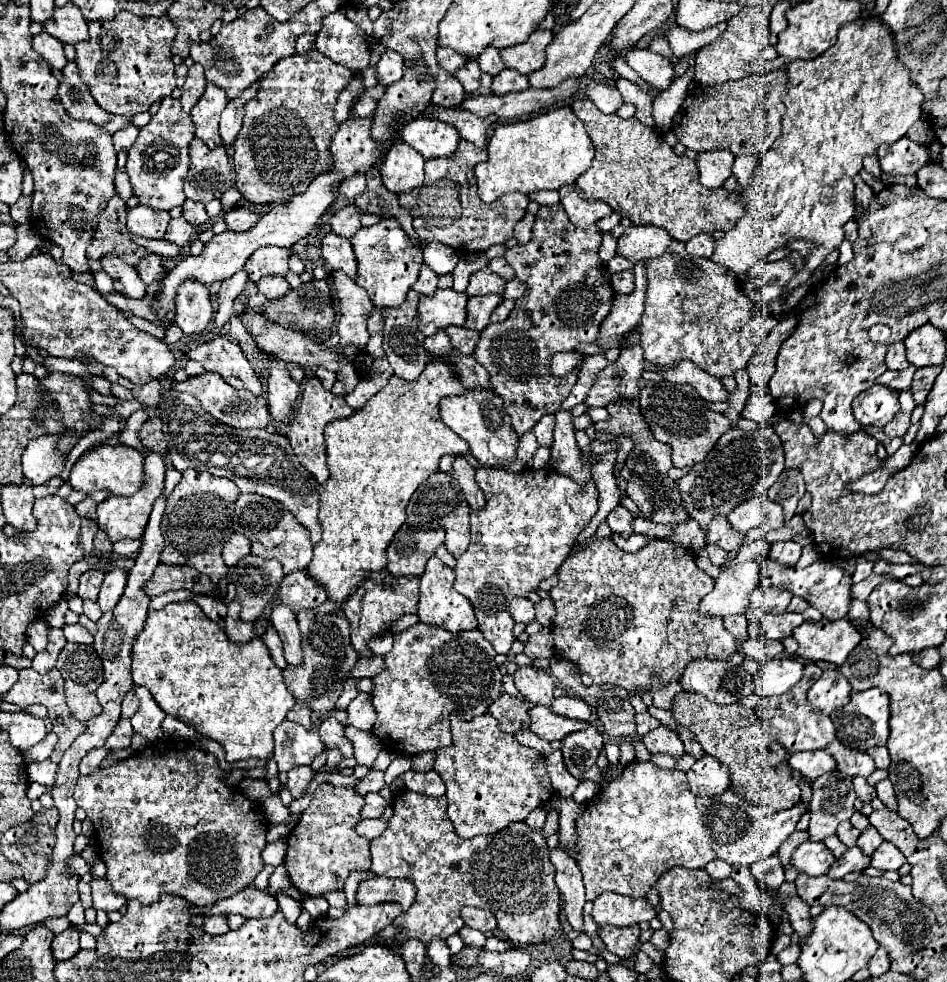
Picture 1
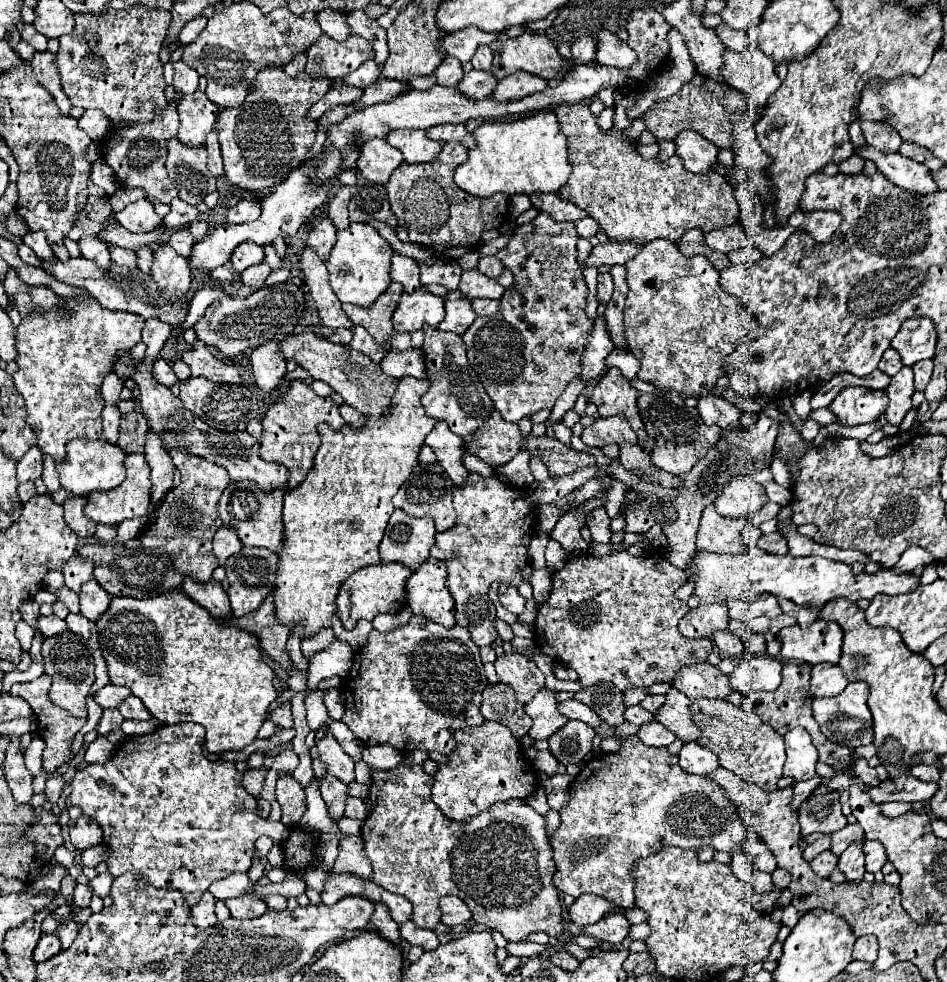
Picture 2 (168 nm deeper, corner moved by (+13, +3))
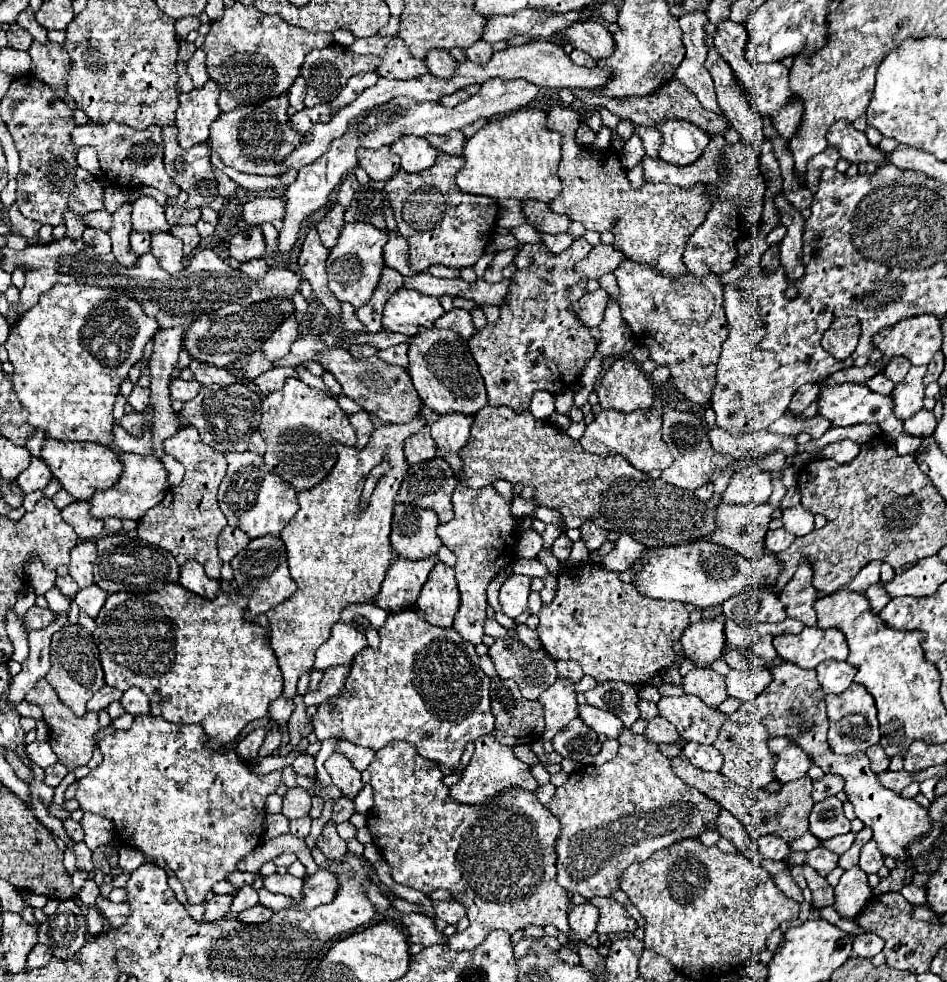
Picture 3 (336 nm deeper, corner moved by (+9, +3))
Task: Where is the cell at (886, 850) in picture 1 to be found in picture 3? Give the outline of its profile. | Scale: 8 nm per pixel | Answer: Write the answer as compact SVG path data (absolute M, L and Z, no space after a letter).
M869 841L867 845L863 845L859 867L861 867L867 875L877 873L877 871L883 867L883 855L879 853L879 849L877 849L875 841Z

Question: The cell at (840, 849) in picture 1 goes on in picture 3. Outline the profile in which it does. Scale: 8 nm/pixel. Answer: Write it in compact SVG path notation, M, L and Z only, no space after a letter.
M807 831L803 837L795 839L795 841L789 845L789 849L791 849L791 851L811 851L811 849L815 849L815 847L819 847L819 845L821 845L821 841L815 839L815 837Z

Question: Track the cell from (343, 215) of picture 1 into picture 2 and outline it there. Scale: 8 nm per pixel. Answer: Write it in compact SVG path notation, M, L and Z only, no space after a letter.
M341 187L335 197L331 199L329 203L329 209L327 209L327 217L331 219L331 223L343 231L349 227L349 217L347 217L347 203L349 203L349 197L351 197L351 191L349 187Z

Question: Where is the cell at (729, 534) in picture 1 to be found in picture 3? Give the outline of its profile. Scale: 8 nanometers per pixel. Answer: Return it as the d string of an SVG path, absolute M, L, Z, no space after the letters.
M747 503L747 505L719 505L717 521L719 529L709 537L713 543L733 549L735 553L755 561L765 551L765 533L769 529L771 513L775 511L769 503Z

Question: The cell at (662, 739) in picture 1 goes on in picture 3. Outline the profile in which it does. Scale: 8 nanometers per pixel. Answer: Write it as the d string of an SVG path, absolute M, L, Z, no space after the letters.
M655 717L649 721L647 729L645 729L645 739L651 743L675 743L679 739L679 733L673 729L673 725L663 719L663 717Z

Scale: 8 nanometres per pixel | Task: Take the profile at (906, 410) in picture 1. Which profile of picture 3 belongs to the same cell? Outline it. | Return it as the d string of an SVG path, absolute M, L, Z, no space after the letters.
M927 365L911 367L907 377L895 385L891 395L895 397L893 403L895 403L895 413L899 419L909 419L923 407L923 397L925 397L923 375L925 375L925 371L927 371Z

